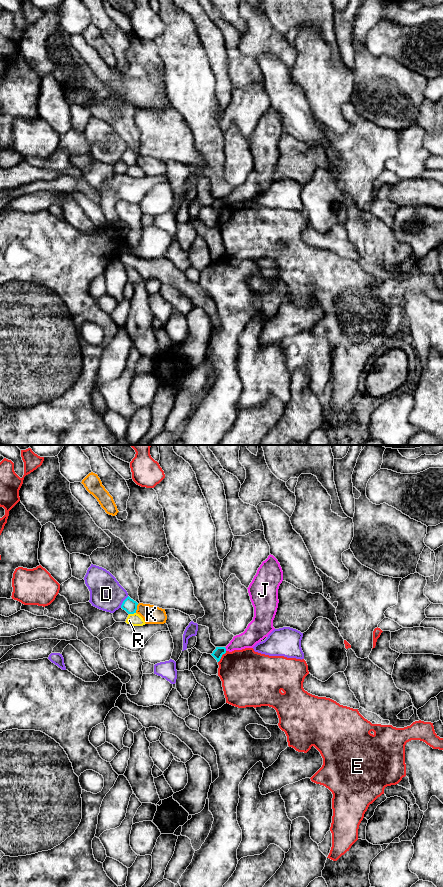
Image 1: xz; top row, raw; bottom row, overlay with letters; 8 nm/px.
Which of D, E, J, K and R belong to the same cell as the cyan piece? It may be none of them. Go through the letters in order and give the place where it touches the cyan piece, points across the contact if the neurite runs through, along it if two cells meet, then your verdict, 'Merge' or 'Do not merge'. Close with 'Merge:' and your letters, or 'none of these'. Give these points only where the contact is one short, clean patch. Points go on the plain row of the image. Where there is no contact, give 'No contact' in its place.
D: Touches cyan at xz (123, 154). Do not merge
E: Touches cyan at xz (221, 208). Do not merge
J: Touches cyan at xz (225, 201). Boundary: xz (224, 199), (226, 202). Do not merge
K: Touches cyan at xz (136, 160). Do not merge
R: Touches cyan at xz (132, 165). Boundary: xz (135, 164), (129, 166). Do not merge
Merge: none of these

